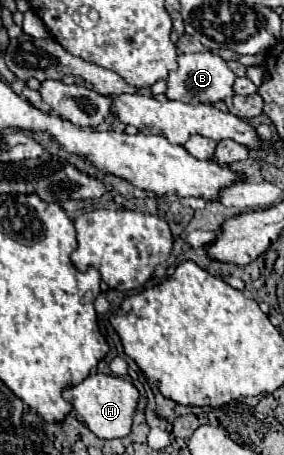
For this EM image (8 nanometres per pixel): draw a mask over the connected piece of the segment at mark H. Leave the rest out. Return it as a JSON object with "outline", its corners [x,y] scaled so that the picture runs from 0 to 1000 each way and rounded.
{"outline":[[[324,820],[289,842],[225,859],[225,877],[261,895],[261,903],[296,921],[296,934],[352,965],[444,960],[465,938],[472,903],[486,890],[486,855],[408,824]]]}

